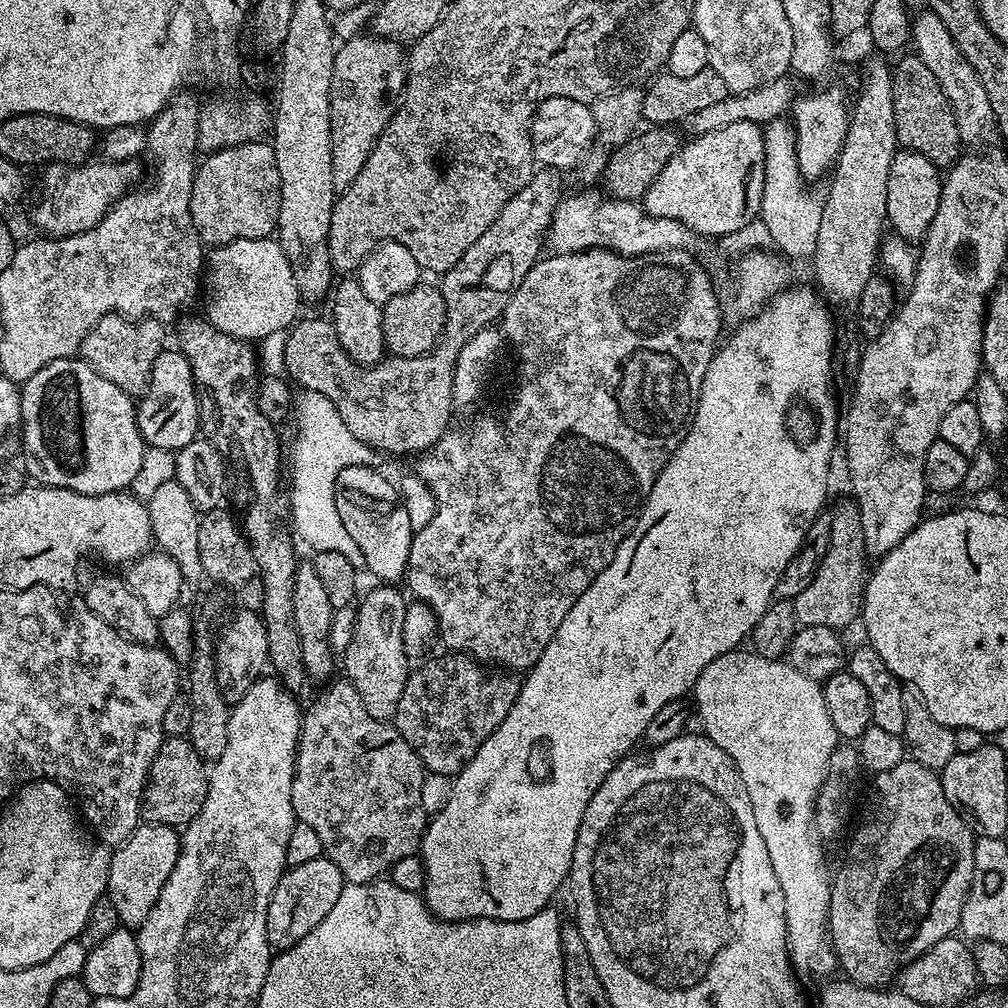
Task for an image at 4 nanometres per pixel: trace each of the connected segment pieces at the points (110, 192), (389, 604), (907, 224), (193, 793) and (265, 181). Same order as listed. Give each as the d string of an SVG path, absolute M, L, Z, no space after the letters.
M139 159L126 160L122 164L92 163L85 163L82 170L69 171L65 165L57 163L48 166L52 168L43 169L45 172L40 176L41 188L28 196L28 220L34 227L44 231L41 233L52 238L73 236L85 228L94 227L125 192L141 183Z
M376 586L361 595L356 608L356 625L350 638L350 646L342 653L343 675L358 690L362 706L374 714L374 718L391 721L398 710L398 698L408 681L410 657L402 642L402 622L406 622L409 601L396 586Z
M900 148L890 161L890 174L886 177L886 224L901 240L909 242L923 241L924 235L930 230L930 222L934 222L934 214L938 214L938 202L942 198L942 172L937 164L930 162L930 158L922 158L909 148Z
M169 736L161 740L158 754L154 754L154 762L148 771L148 781L144 784L141 817L150 824L183 829L198 814L198 810L202 810L202 802L206 802L208 774L204 757L194 750L187 736Z
M259 139L252 140L248 144L235 144L232 148L221 148L219 152L205 155L199 161L190 194L190 214L205 245L215 246L232 243L238 239L271 237L276 230L279 209L278 162L276 151L272 149L271 143Z

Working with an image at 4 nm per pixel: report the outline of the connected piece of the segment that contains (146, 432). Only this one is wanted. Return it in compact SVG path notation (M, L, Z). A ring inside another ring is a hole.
M165 350L154 358L148 388L136 404L136 421L145 445L179 450L197 439L200 432L200 399L196 393L190 362L179 350Z

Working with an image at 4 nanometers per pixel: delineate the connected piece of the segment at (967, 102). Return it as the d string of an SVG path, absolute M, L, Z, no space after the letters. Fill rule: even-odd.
M930 10L917 11L912 21L910 44L915 55L919 56L922 62L926 62L930 74L938 78L938 86L942 86L942 94L946 94L948 105L954 114L961 145L984 144L991 136L993 139L994 121L990 98L986 98L986 89L974 68L970 66L970 62L966 62L962 50L958 50L954 38L950 38L950 30L942 26L942 18L938 18L938 14Z

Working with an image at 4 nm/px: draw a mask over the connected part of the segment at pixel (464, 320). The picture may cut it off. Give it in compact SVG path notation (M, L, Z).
M556 170L533 174L530 182L502 206L490 230L462 254L450 271L439 277L438 287L446 302L448 320L435 348L414 358L388 354L377 364L361 364L342 348L331 319L300 318L292 324L284 343L283 367L292 371L291 379L309 392L330 398L338 414L342 414L342 422L346 422L346 430L369 448L381 448L392 456L409 458L427 453L453 423L454 370L462 346L466 346L478 330L495 325L503 317L516 285L541 259L540 240L542 244L552 215L566 192L560 176L563 175Z

